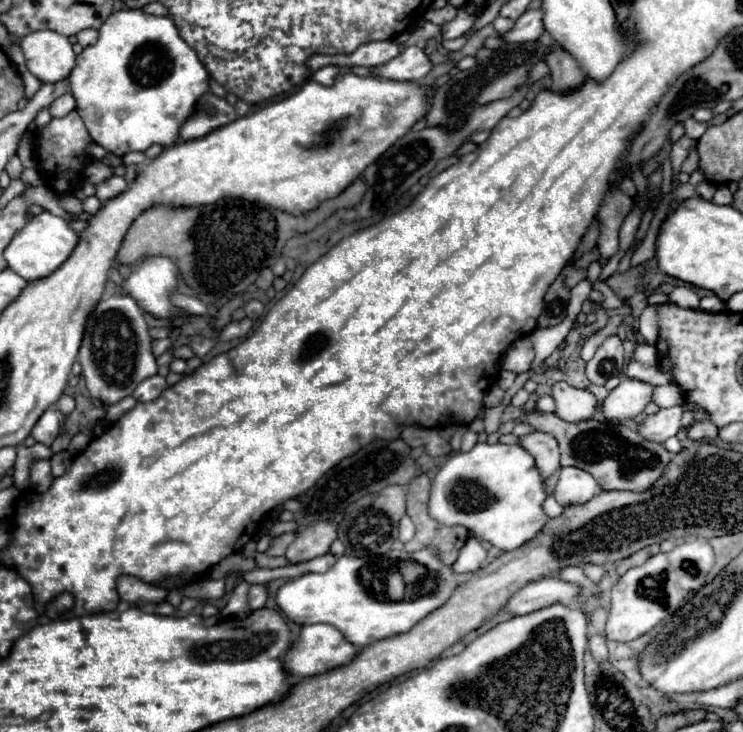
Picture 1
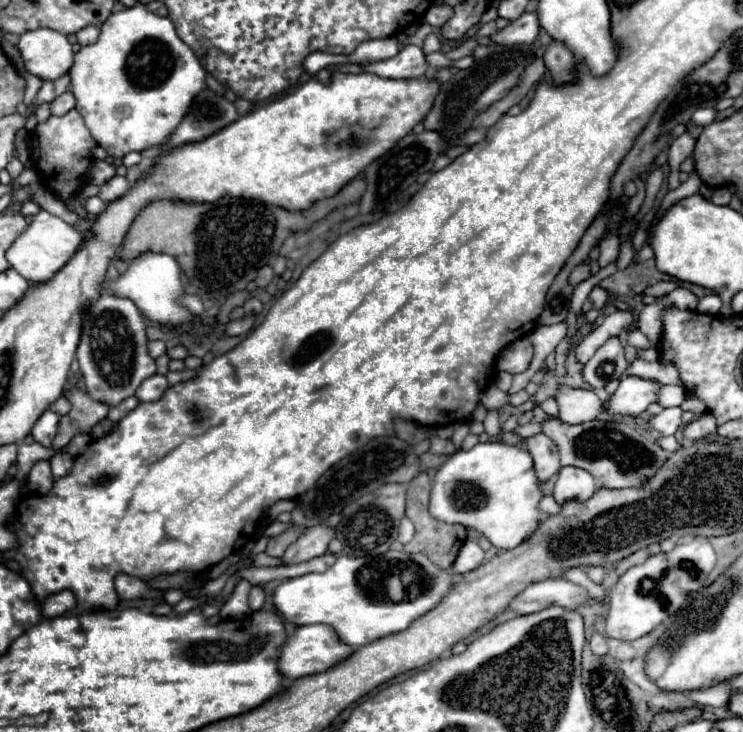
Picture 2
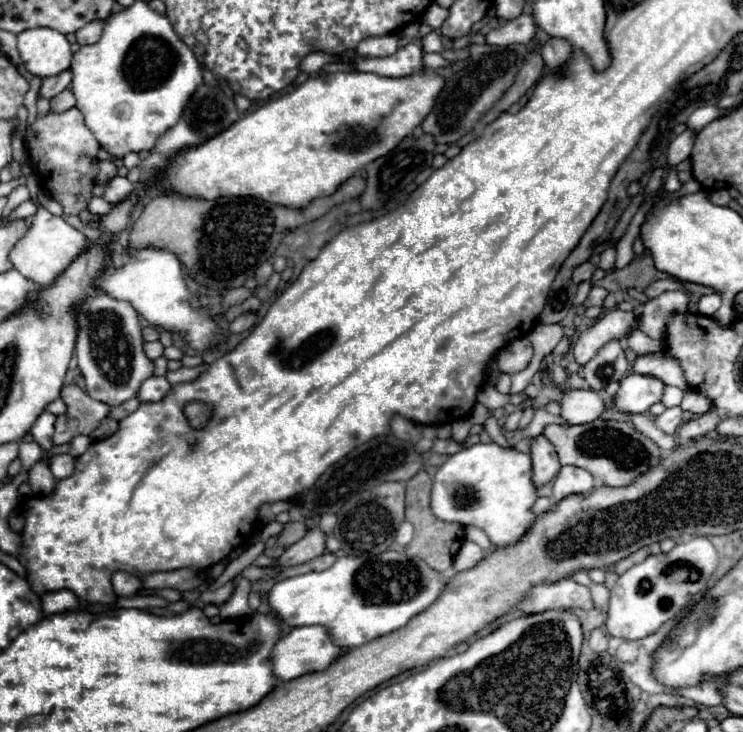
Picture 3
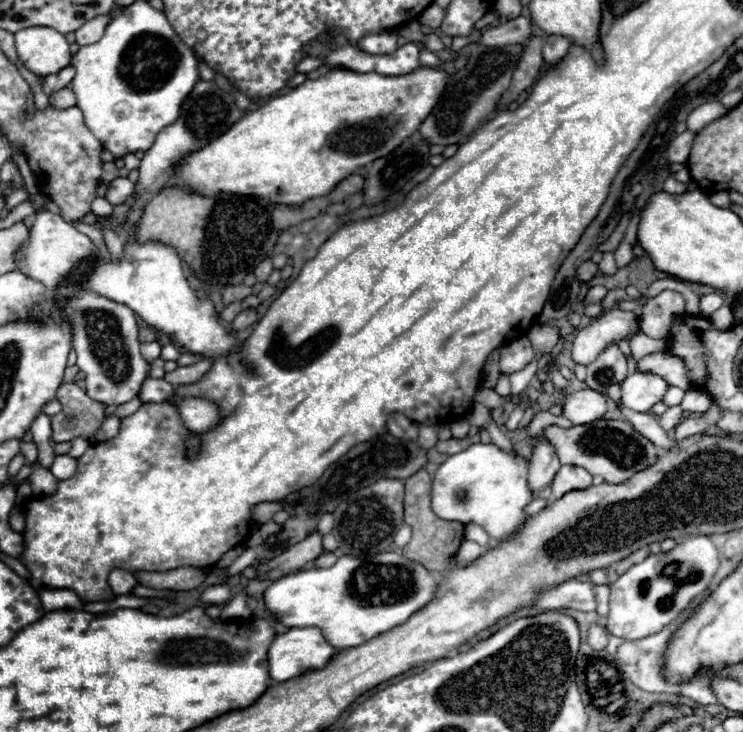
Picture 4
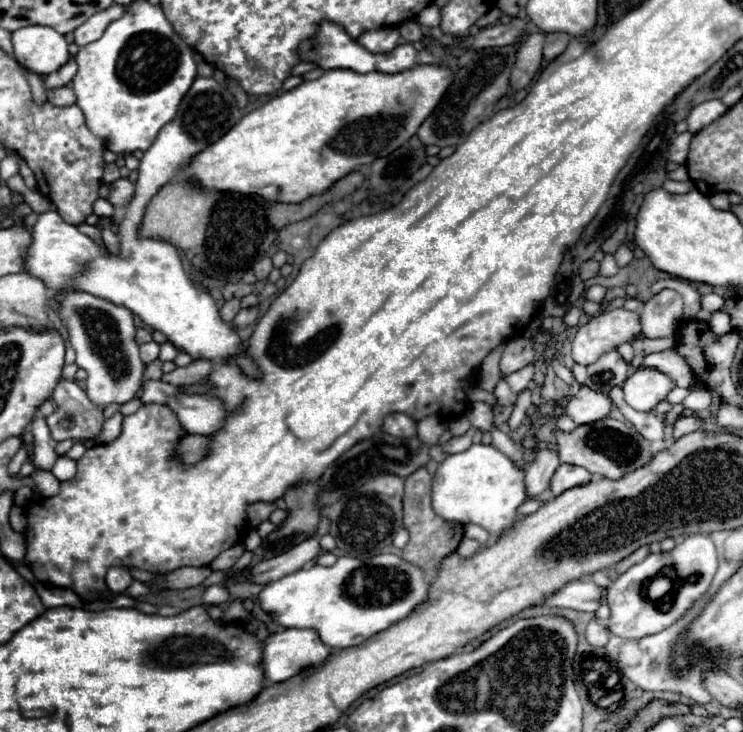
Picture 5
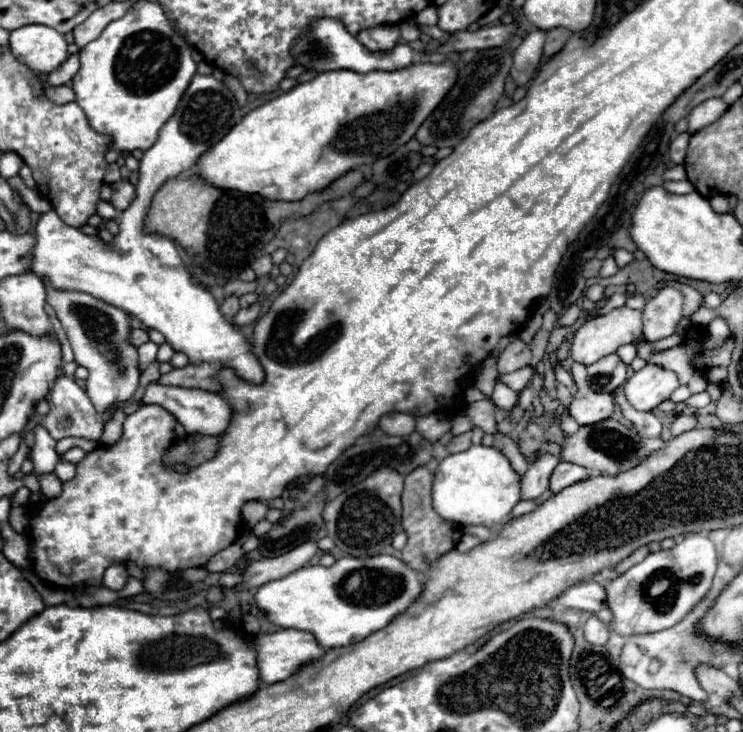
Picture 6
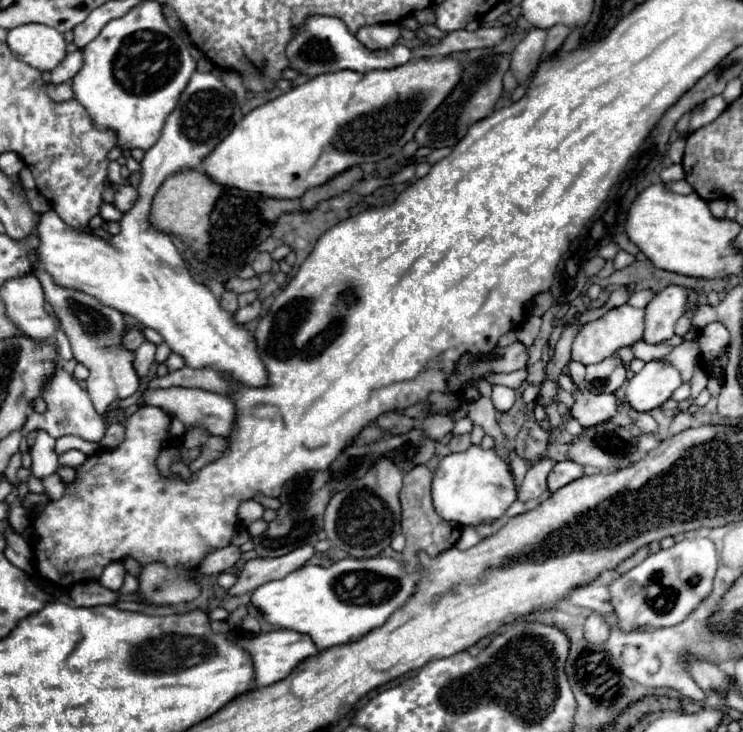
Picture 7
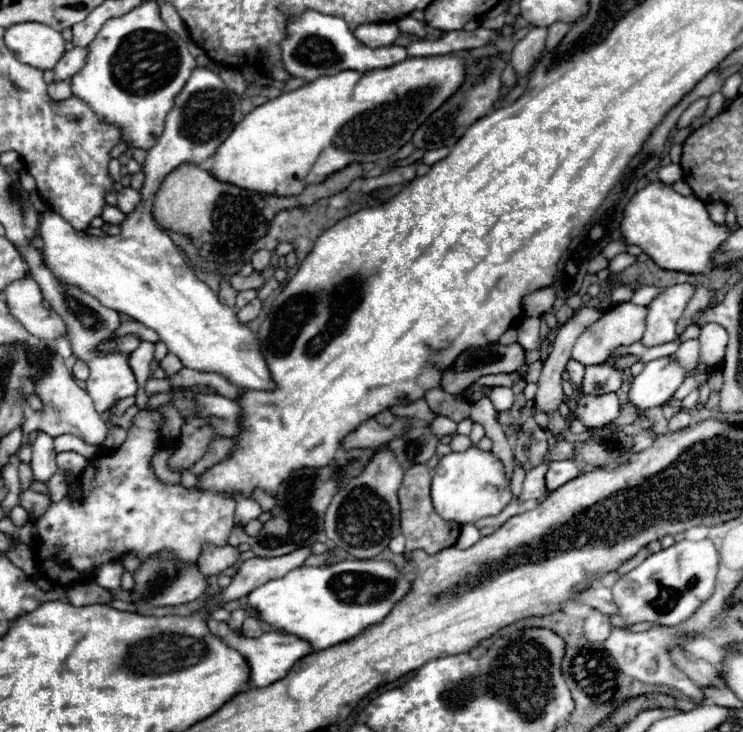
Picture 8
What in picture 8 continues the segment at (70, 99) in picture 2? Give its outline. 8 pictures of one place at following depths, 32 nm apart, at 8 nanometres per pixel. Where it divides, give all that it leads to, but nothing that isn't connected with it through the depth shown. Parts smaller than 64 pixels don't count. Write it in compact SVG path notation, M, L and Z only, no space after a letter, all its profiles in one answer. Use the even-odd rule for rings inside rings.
M62 80L60 84L56 84L56 82L52 82L52 84L48 84L48 96L52 98L52 100L66 100L66 98L70 98L72 96L72 88L70 88L70 80Z

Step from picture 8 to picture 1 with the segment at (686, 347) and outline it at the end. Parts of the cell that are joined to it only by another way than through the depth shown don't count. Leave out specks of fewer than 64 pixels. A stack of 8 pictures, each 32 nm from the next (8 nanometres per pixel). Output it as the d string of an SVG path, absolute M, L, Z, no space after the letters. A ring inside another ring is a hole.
M630 362L624 370L626 378L634 378L640 382L646 382L650 386L658 386L658 384L670 384L672 382L672 374L670 372L662 372L658 366L642 366L638 362Z

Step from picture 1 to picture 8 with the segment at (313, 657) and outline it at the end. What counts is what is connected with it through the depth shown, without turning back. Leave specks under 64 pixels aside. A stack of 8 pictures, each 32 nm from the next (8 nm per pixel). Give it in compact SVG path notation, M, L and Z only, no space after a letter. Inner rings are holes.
M208 618L208 628L212 634L220 636L228 646L236 648L250 664L250 684L256 686L256 688L262 688L262 686L268 686L268 684L274 684L276 680L282 680L290 670L292 666L314 652L312 644L308 644L308 640L302 640L294 634L288 634L288 632L280 632L280 630L272 630L272 632L266 632L258 638L246 638L242 634L236 634L228 628L228 624L224 622L216 622L212 618Z

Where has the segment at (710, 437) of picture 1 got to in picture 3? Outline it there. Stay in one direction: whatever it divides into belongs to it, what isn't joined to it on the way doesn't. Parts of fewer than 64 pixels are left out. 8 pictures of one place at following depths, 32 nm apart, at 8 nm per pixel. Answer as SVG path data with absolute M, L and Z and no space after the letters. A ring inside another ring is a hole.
M708 410L706 414L694 418L694 420L688 420L680 426L678 434L680 434L680 440L694 440L694 438L704 438L708 432L716 430L718 426L718 416L714 410Z

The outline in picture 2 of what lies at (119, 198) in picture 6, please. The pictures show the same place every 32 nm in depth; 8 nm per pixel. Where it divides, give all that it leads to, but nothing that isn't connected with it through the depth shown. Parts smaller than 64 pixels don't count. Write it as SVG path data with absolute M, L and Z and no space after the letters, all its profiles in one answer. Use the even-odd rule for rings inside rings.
M114 176L114 178L110 178L106 184L100 186L100 194L98 194L98 196L100 196L104 202L112 202L112 200L120 198L122 194L126 194L128 188L130 188L130 184L128 184L126 178Z

